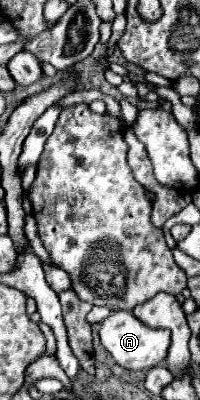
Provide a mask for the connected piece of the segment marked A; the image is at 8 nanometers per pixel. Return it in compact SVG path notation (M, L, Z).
M117 310L117 312L109 314L101 322L99 336L101 336L101 344L109 350L109 354L115 358L115 362L127 370L149 370L153 366L159 366L165 360L167 348L171 344L171 332L167 332L163 328L157 330L157 328L145 326L129 310Z

